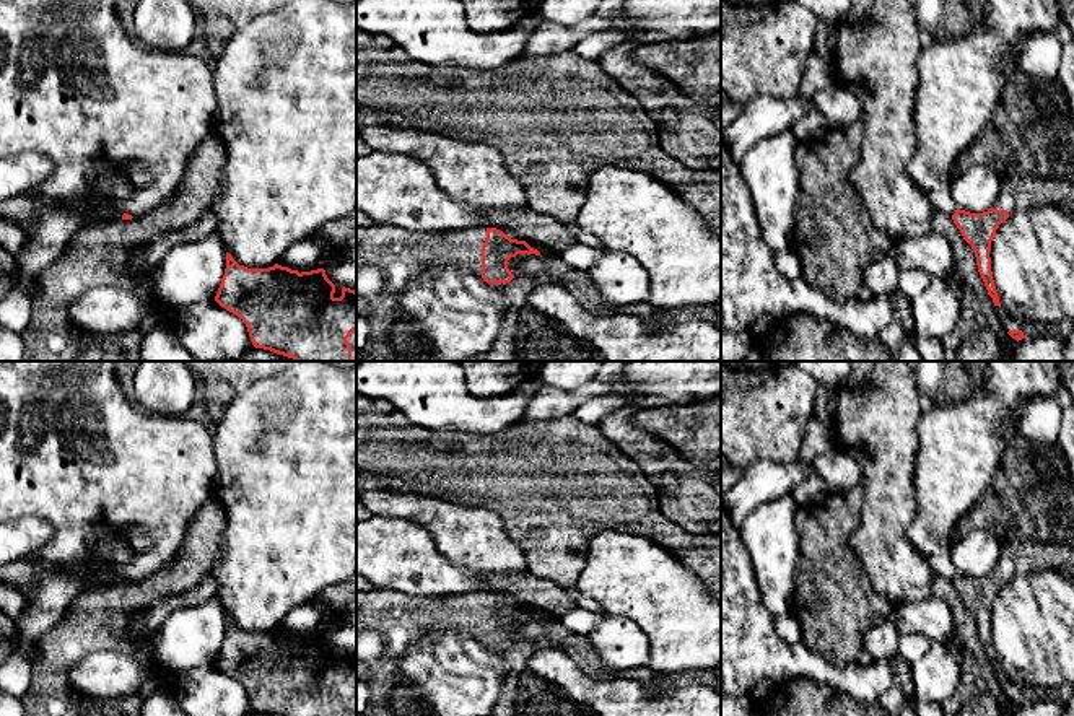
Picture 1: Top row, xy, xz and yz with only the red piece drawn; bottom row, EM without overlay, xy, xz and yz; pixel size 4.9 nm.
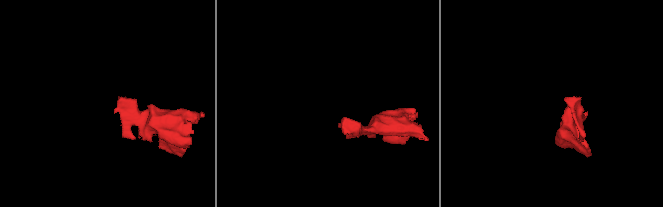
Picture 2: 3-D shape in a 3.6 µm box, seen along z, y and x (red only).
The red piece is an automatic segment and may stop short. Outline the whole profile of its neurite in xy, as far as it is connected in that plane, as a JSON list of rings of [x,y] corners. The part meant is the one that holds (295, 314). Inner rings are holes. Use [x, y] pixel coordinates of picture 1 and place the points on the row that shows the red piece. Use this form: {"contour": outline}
{"contour": [[[226,252],[215,301],[242,319],[255,348],[295,361],[356,361],[356,291],[334,285],[324,268],[301,273],[278,264],[247,268]]]}

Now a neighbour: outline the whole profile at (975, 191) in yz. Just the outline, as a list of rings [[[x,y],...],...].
[[[978,164],[954,176],[950,192],[960,210],[983,213],[993,208],[999,199],[1001,179],[991,168]]]

